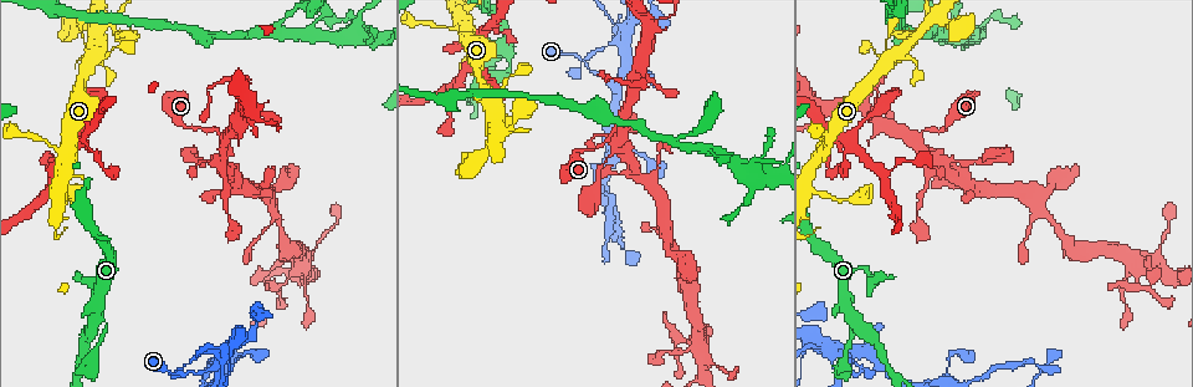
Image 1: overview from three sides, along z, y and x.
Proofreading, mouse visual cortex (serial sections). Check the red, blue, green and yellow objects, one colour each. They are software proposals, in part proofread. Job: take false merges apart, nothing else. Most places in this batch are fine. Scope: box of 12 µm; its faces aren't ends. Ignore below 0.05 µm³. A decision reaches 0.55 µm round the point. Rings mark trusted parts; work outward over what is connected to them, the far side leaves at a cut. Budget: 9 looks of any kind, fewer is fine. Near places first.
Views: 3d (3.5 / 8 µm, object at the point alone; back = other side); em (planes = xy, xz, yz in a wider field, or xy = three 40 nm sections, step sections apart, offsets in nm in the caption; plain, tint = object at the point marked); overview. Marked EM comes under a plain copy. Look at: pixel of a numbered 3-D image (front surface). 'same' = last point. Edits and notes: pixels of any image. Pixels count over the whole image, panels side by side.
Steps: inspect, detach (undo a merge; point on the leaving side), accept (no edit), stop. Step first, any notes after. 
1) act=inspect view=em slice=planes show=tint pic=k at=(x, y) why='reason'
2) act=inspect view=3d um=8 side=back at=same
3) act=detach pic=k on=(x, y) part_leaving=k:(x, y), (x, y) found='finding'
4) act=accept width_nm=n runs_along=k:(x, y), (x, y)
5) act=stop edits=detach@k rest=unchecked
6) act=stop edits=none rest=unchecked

act=inspect view=3d um=3.5 pic=1 at=(490, 101)

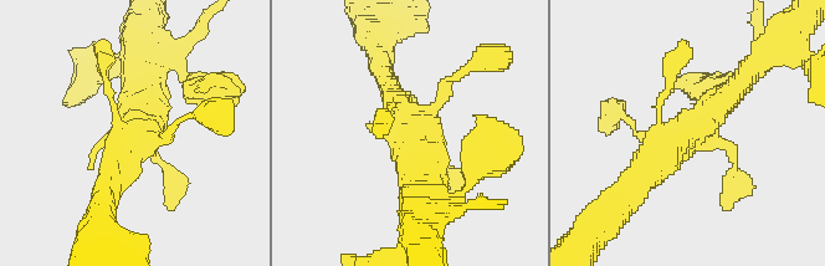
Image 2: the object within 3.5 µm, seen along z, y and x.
act=inspect view=em slice=xy step=3 show=tint pic=2 at=(675, 139)

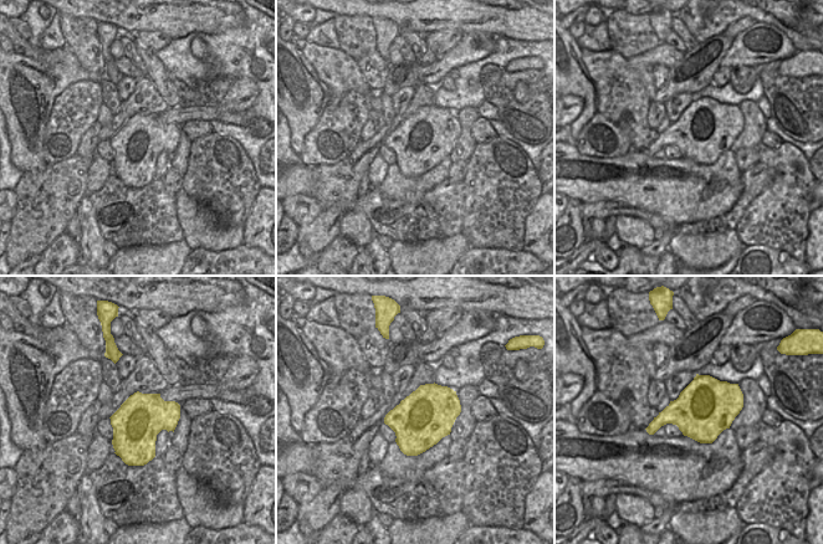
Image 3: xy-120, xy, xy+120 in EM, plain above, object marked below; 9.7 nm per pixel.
act=accept runs_along=2:(625, 195), (676, 138), (736, 88) found='one cell here'

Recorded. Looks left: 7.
act=inspect view=3d um=8 pic=1 at=(852, 319) why='side arm on a straight run'

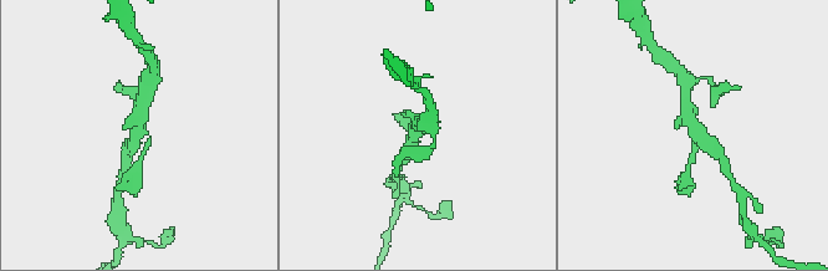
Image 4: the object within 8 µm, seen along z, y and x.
act=inspect view=em slice=xy step=1 show=tint pic=4 at=(697, 132) why='now the EM'

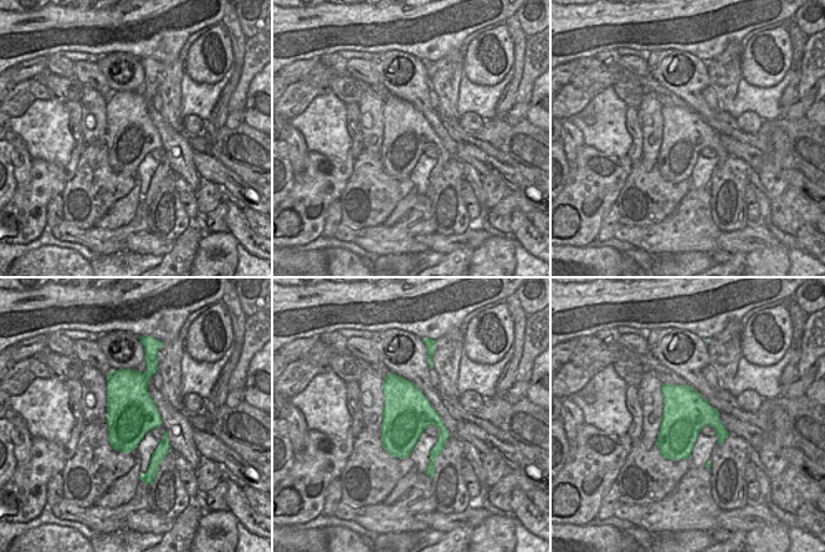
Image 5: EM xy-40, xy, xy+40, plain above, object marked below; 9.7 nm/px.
act=accept arms=3 arm_widths_nm=150,350,400 runs_along=4:(688, 98), (695, 132), (721, 156) found='all the same cell'

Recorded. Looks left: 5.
act=inspect view=3d um=3.5 pic=1 at=(882, 367) why='three-way junction'

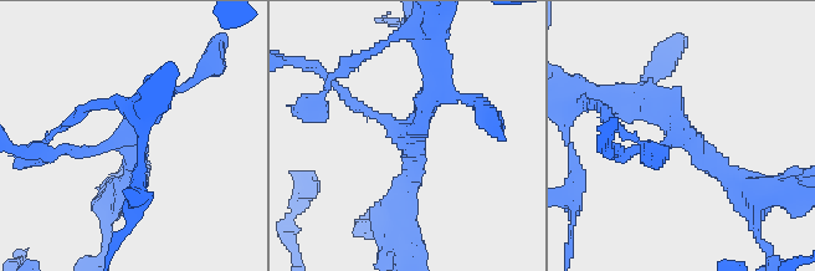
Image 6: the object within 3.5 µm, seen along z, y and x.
act=inspect view=em slice=planes show=tint pic=6 at=(408, 132) arms=3 arm_widths_nm=150,250,300 why='need the tissue'

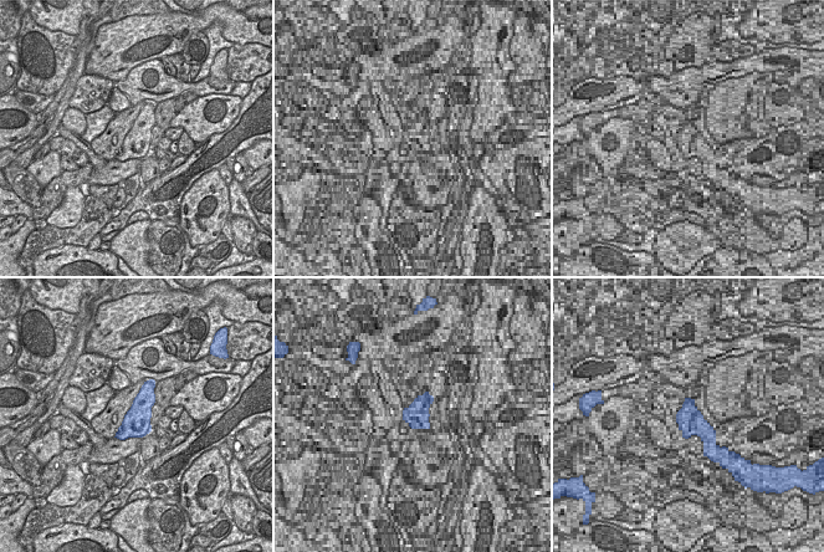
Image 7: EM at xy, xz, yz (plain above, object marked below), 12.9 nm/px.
act=accept width_nm=360 runs_along=6:(341, 92), (410, 137), (403, 190) found='all the same cell'

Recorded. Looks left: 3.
act=inspect view=3d um=3.5 pic=1 at=(626, 29) why='abrupt turn'

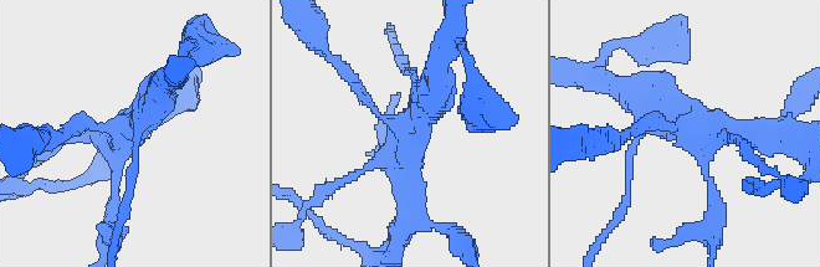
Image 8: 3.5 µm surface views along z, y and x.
act=accept runs_along=8:(763, 138), (670, 123), (623, 88) found='one cell here'

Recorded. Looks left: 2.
act=stop edits=none rest=unchecked

